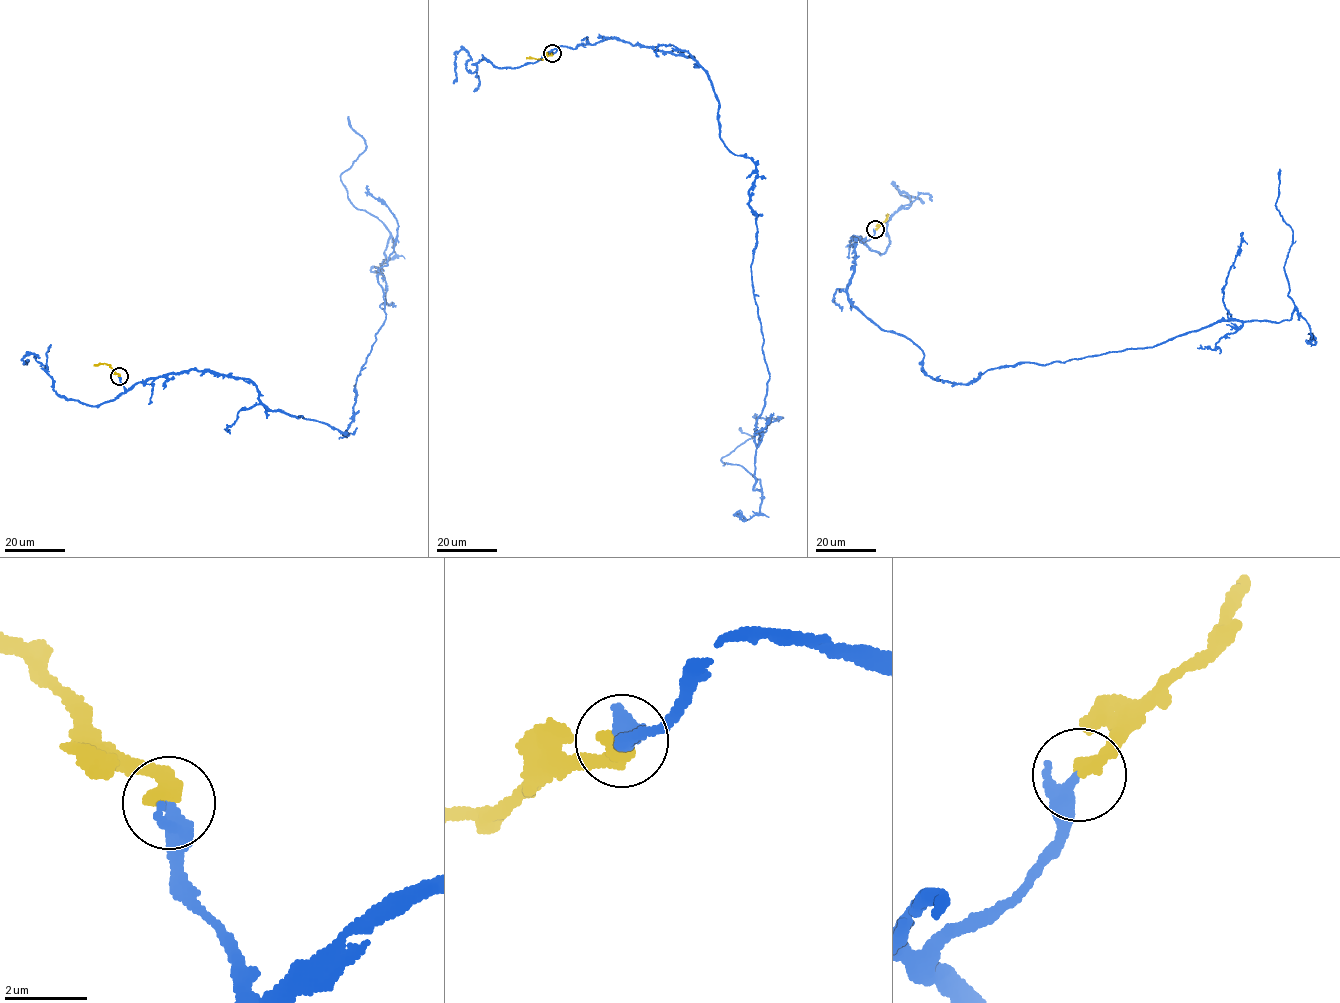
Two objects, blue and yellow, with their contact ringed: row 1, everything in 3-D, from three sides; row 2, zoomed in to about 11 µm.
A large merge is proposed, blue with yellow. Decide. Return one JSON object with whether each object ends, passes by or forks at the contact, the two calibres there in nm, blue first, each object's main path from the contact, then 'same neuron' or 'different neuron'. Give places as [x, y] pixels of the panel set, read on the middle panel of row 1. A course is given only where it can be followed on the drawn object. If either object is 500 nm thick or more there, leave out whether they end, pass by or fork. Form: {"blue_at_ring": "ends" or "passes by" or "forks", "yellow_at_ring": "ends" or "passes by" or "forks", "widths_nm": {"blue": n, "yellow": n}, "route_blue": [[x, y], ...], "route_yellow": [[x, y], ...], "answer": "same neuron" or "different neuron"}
{"blue_at_ring": "passes by", "yellow_at_ring": "ends", "widths_nm": {"blue": 300, "yellow": 440}, "route_blue": [[552, 53], [609, 39], [689, 55], [721, 140], [755, 166], [760, 490], [721, 460], [753, 437], [740, 427]], "route_yellow": [[552, 53], [542, 58], [526, 58]], "answer": "same neuron"}

